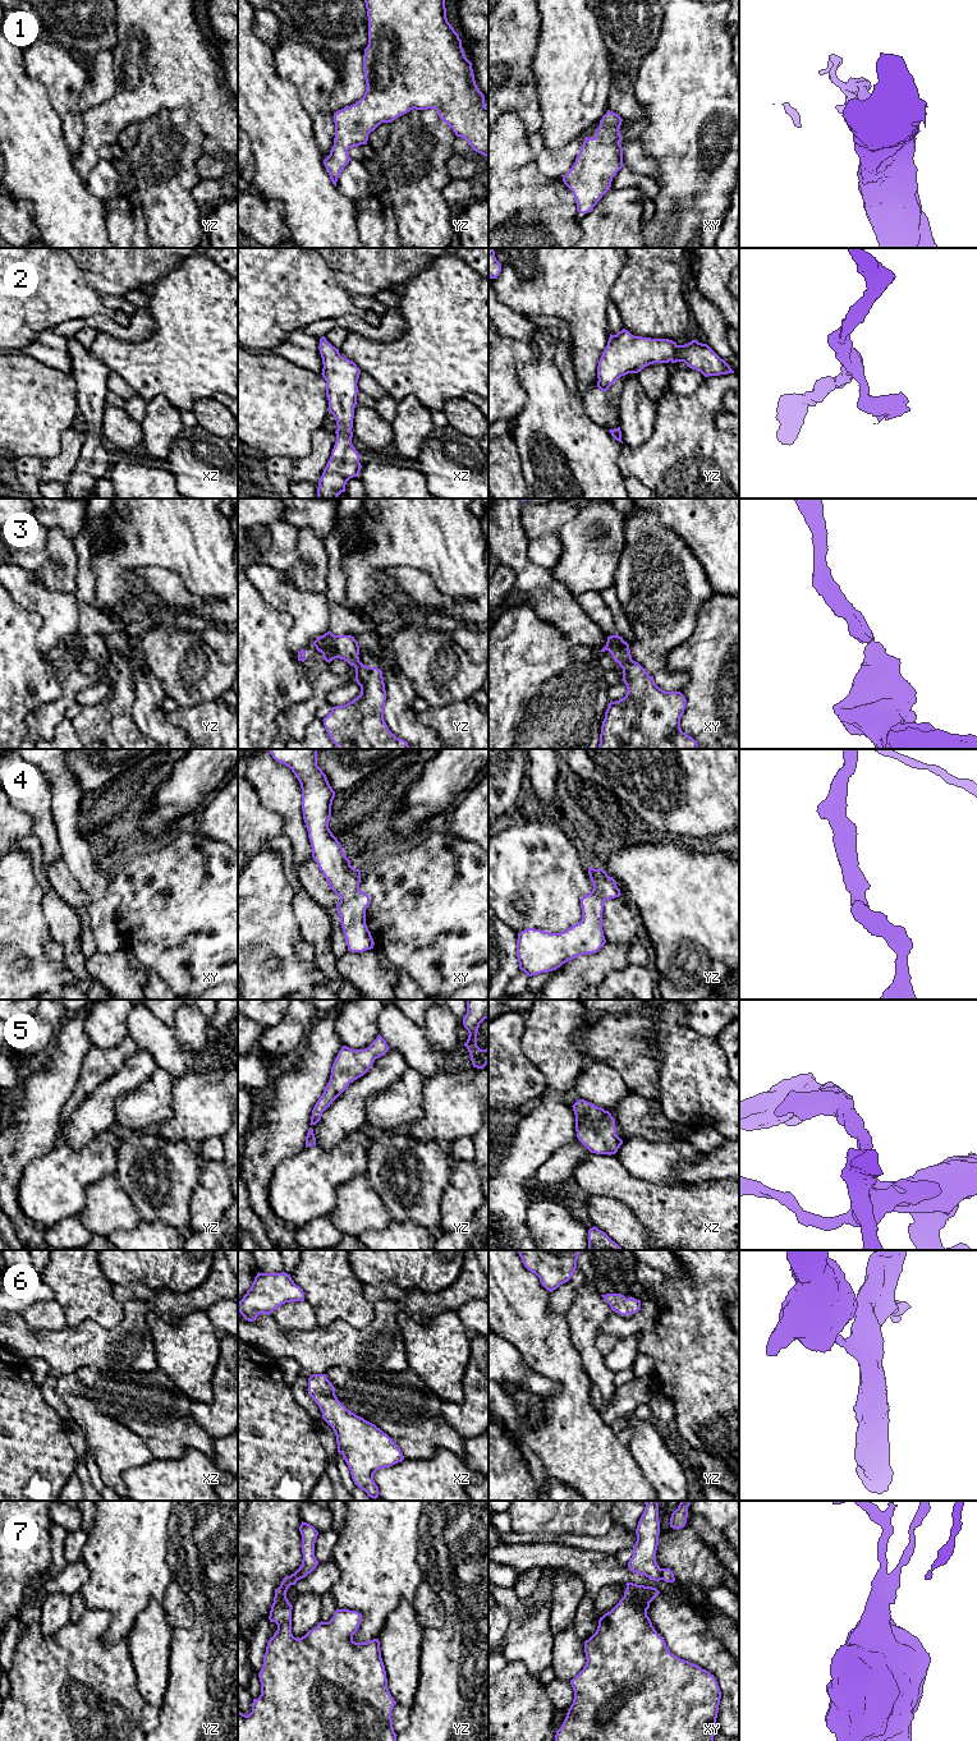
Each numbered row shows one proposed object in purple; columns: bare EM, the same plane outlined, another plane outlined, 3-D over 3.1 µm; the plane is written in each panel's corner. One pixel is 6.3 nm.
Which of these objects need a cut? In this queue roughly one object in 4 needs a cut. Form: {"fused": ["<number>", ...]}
{"fused": ["7"]}

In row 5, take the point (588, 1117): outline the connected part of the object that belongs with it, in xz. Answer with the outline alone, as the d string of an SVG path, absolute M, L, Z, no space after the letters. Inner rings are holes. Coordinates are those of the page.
M584 1099L573 1106L578 1140L596 1154L615 1154L623 1140L616 1135L615 1120L609 1111Z

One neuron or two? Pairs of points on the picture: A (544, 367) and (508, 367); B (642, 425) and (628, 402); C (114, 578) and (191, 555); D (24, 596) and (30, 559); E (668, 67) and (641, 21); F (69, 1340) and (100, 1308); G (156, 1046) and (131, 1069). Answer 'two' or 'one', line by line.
A: two
B: one
C: one
D: two
E: two
F: two
G: two

